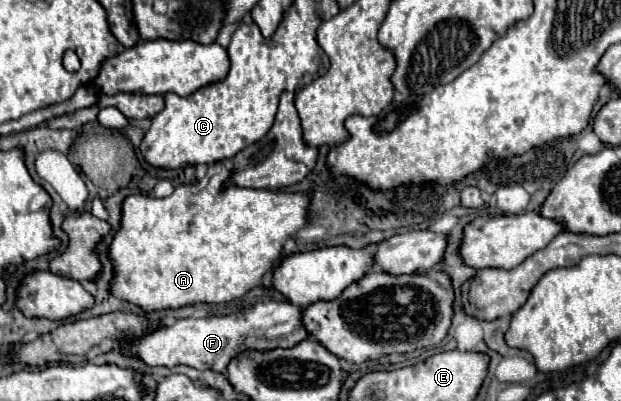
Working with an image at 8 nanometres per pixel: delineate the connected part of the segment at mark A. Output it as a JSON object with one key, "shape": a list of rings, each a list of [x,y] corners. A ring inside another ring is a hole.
{"shape":[[[215,163],[201,181],[193,185],[179,185],[169,197],[125,197],[121,205],[119,229],[109,243],[109,259],[113,263],[109,291],[113,297],[125,299],[143,311],[163,311],[195,303],[229,303],[261,283],[261,277],[269,273],[281,257],[283,243],[305,227],[309,195],[243,187],[227,187],[221,191],[227,177],[229,169],[223,163]]]}

